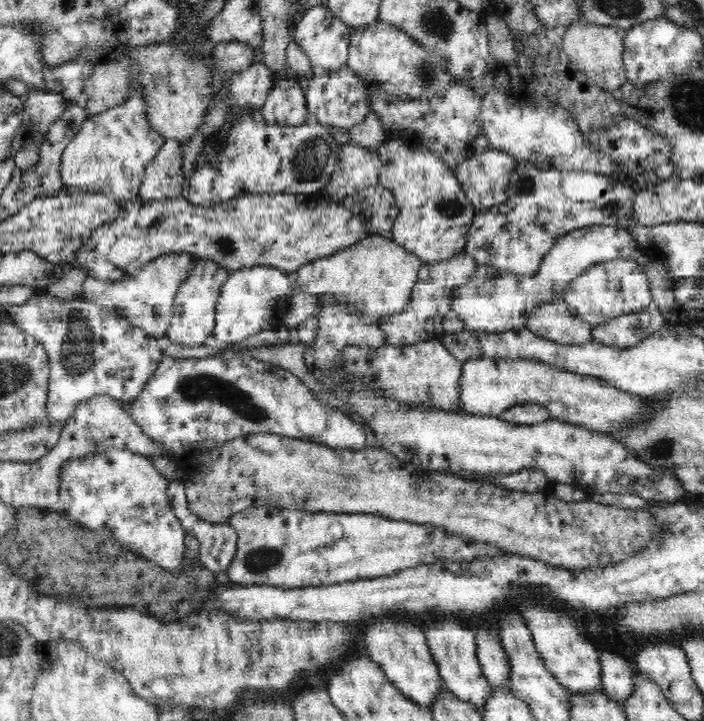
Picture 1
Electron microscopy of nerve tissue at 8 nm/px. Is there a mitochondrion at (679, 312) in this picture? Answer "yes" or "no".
no

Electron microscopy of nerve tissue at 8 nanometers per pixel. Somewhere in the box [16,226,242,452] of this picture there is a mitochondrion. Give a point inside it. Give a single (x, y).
(77, 354)

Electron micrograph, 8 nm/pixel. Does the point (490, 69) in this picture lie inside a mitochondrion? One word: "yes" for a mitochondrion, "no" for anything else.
no

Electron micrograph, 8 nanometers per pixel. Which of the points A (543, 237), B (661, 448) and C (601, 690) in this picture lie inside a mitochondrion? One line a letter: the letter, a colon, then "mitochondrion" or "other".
A: other
B: mitochondrion
C: other

